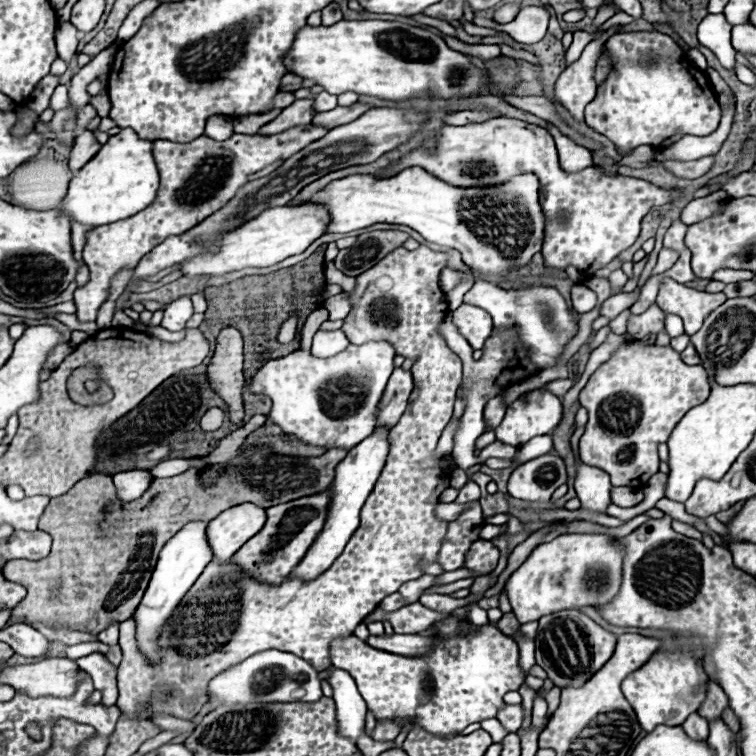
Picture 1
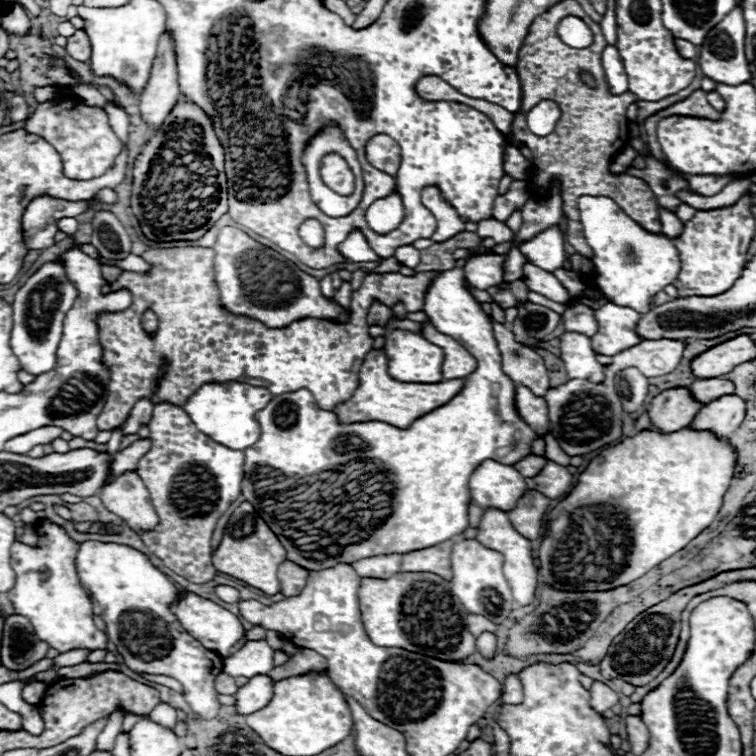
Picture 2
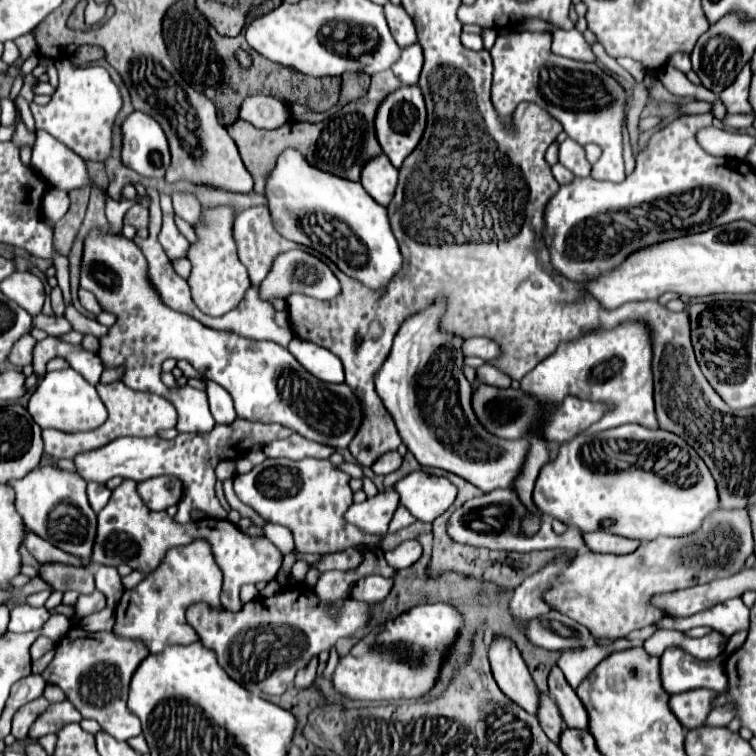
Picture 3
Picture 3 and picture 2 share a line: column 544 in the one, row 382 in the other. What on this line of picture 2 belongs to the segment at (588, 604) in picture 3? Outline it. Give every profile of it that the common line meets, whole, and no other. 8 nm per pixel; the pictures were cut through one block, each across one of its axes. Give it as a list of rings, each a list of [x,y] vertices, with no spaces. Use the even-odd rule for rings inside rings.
[[[564,332],[560,336],[560,358],[568,378],[582,378],[594,384],[604,380],[604,366],[598,364],[588,336],[578,332]]]

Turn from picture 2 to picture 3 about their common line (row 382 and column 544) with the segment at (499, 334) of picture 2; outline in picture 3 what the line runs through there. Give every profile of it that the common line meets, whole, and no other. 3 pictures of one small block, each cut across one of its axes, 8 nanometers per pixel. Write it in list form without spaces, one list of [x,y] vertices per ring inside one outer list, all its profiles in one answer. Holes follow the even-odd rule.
[[[494,490],[494,492],[482,494],[480,498],[472,498],[472,500],[464,502],[460,508],[456,508],[452,512],[452,518],[448,518],[448,536],[452,536],[452,540],[456,540],[460,544],[488,548],[488,550],[532,552],[532,550],[546,550],[546,548],[562,548],[562,550],[574,550],[578,554],[588,550],[580,530],[568,528],[566,534],[558,536],[558,534],[554,534],[548,516],[542,516],[542,526],[536,536],[530,536],[530,538],[522,536],[520,518],[524,518],[526,514],[528,514],[528,510],[516,498],[514,490]]]

